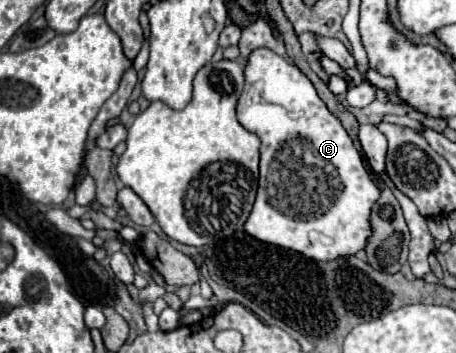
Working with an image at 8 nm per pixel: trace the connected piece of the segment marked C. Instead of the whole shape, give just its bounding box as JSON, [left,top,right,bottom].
[237,48,381,260]

